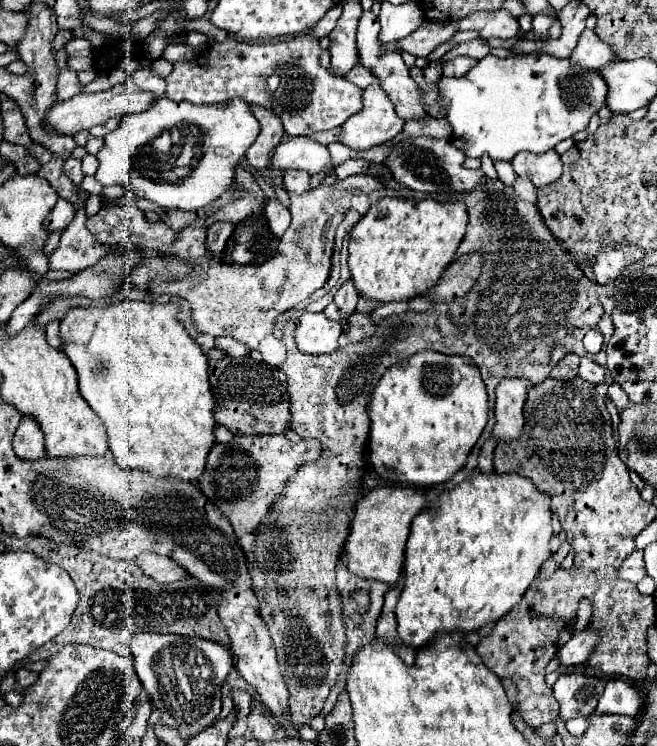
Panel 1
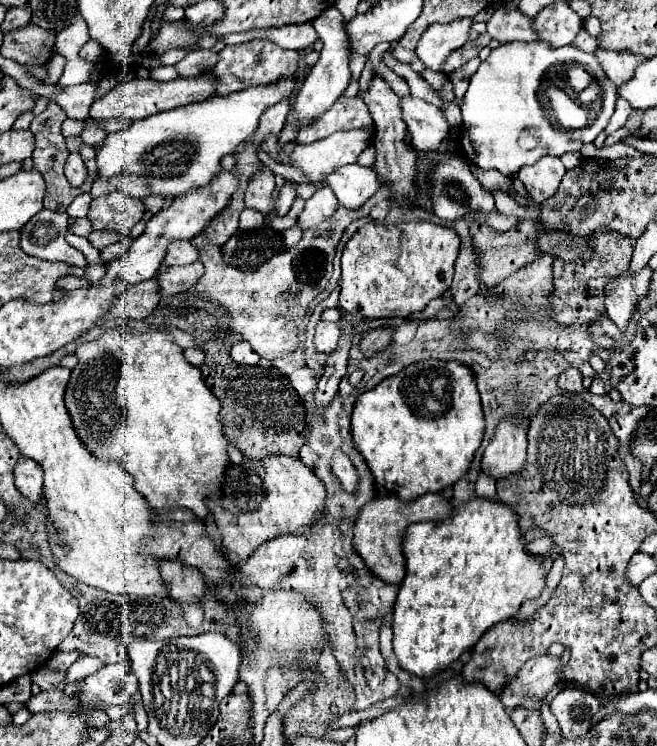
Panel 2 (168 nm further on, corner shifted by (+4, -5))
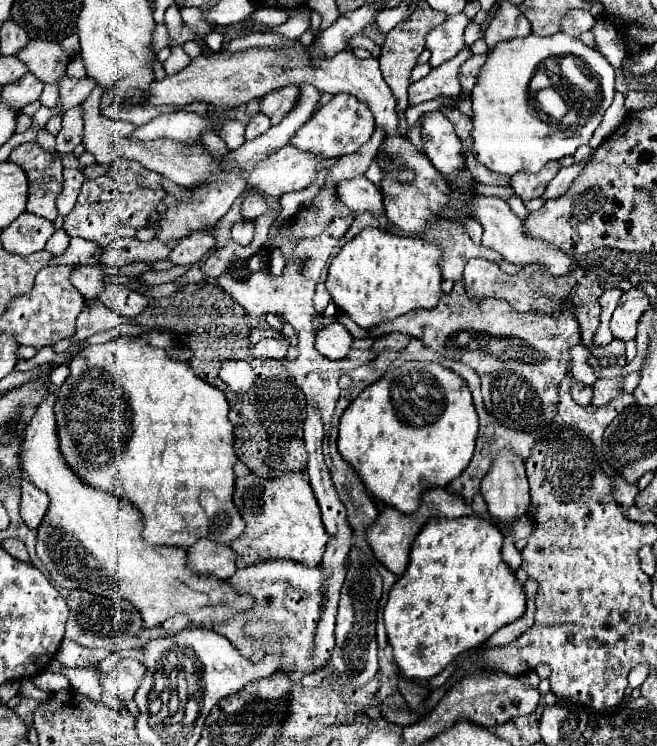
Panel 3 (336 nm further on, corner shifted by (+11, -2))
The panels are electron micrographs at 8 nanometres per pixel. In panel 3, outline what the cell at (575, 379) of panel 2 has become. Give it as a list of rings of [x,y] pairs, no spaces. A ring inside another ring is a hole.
[[[575,384],[571,388],[571,396],[579,406],[589,406],[591,398],[593,398],[593,386],[583,386],[583,384]]]

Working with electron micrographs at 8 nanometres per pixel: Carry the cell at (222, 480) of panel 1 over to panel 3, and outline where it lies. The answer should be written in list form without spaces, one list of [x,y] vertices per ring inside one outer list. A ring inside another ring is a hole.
[[[287,472],[277,480],[263,480],[257,474],[237,478],[233,502],[247,524],[245,534],[231,544],[231,548],[239,554],[239,568],[277,558],[295,560],[305,566],[321,564],[331,538],[321,522],[321,510],[313,488],[305,482],[301,472]]]

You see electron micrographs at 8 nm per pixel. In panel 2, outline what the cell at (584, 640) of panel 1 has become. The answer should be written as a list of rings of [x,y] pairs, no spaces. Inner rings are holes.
[[[540,655],[530,659],[516,675],[512,685],[502,693],[502,703],[506,709],[514,709],[520,705],[524,695],[534,695],[544,699],[546,693],[558,683],[558,671],[562,665],[562,657],[556,655]]]

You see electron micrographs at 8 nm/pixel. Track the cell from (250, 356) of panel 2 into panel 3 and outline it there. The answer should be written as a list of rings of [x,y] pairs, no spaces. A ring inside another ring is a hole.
[[[271,337],[264,338],[251,348],[253,354],[259,357],[270,358],[275,360],[283,360],[287,356],[289,343],[280,338]]]

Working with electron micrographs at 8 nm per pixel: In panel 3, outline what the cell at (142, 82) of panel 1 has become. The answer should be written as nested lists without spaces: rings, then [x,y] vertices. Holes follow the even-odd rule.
[[[177,44],[177,46],[171,48],[171,56],[163,62],[163,68],[165,68],[167,74],[177,74],[177,72],[181,72],[183,68],[187,68],[189,62],[191,62],[191,58],[185,54],[183,44]]]

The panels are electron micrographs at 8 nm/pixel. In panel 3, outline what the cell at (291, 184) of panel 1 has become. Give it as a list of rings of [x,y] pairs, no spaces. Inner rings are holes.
[[[257,112],[249,122],[247,122],[247,128],[245,128],[245,140],[253,140],[253,136],[261,136],[265,130],[269,130],[271,122],[265,114]]]

